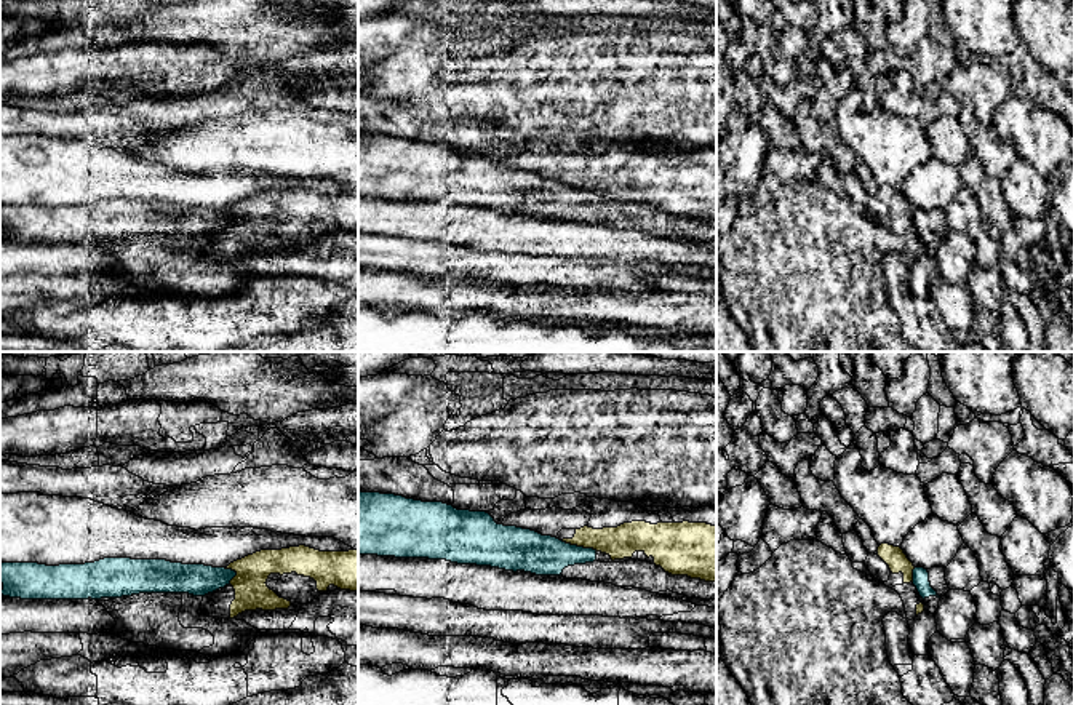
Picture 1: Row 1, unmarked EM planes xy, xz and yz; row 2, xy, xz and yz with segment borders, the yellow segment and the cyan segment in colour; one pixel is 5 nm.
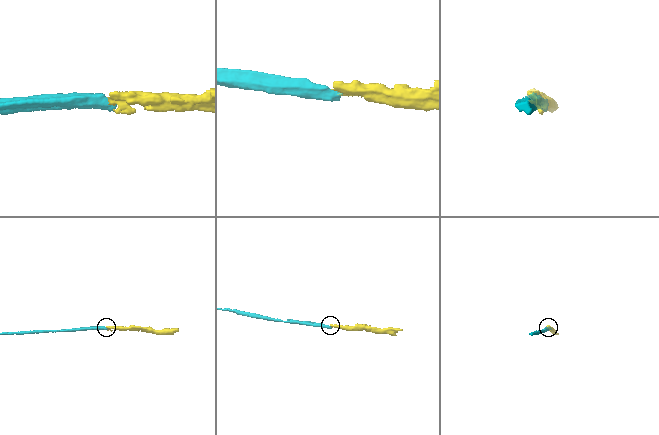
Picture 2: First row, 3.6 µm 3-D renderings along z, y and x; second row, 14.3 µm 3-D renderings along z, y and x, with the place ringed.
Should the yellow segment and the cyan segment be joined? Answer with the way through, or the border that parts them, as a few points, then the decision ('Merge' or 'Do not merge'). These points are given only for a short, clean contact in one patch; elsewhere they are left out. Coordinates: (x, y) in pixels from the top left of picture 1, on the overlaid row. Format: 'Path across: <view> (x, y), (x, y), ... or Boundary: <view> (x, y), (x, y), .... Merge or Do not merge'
Boundary: xz (562, 541), (597, 550). Do not merge

